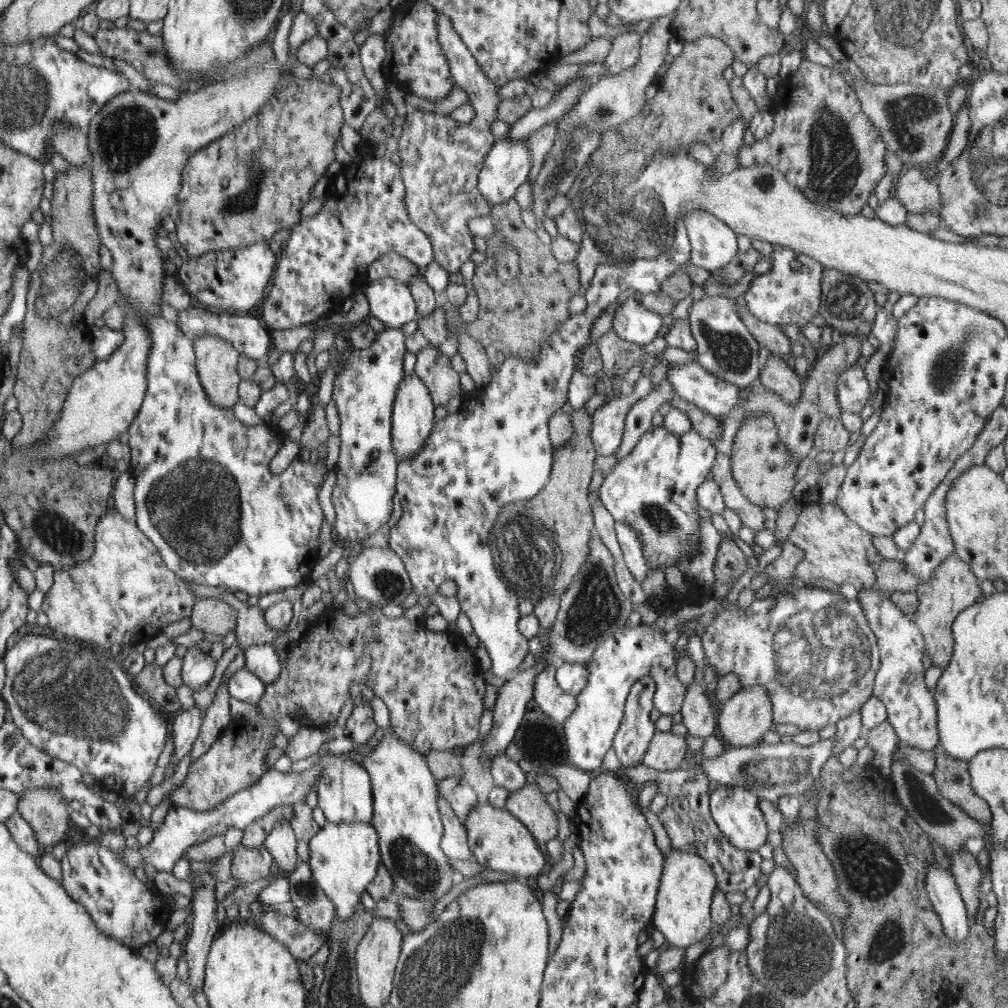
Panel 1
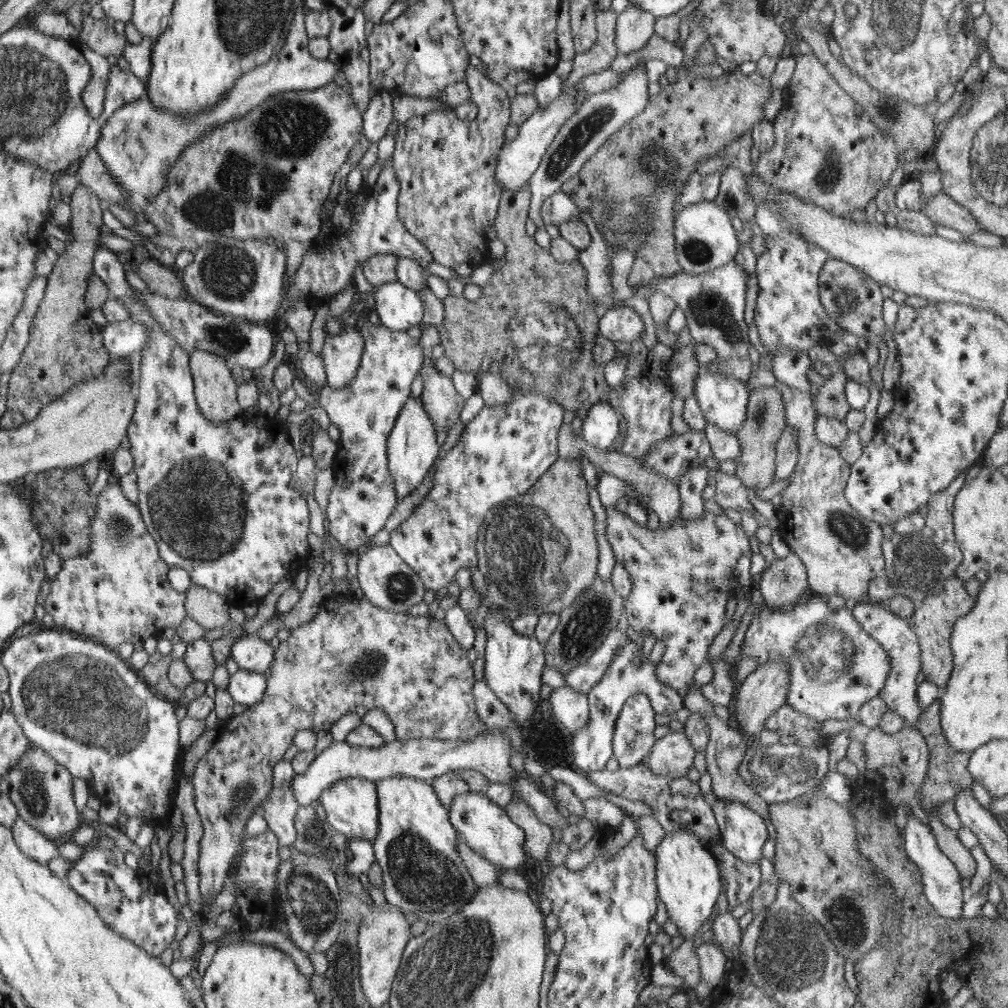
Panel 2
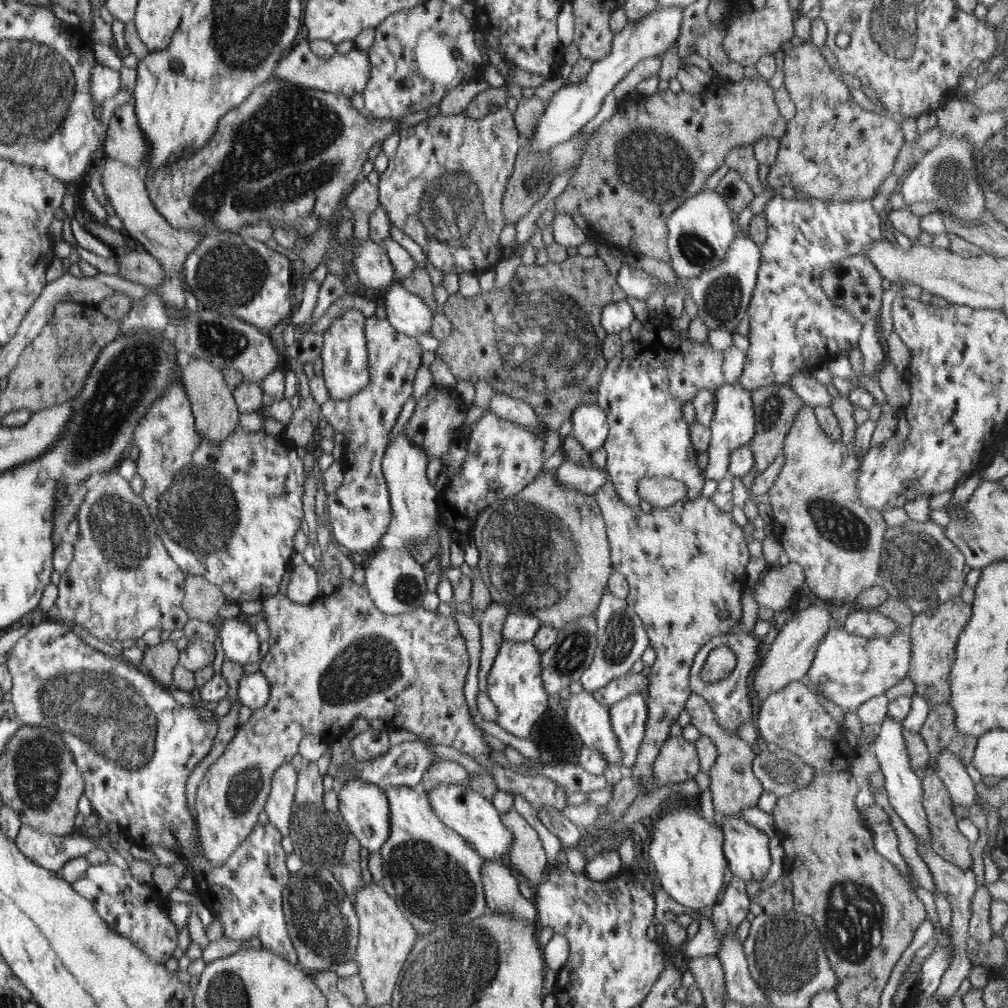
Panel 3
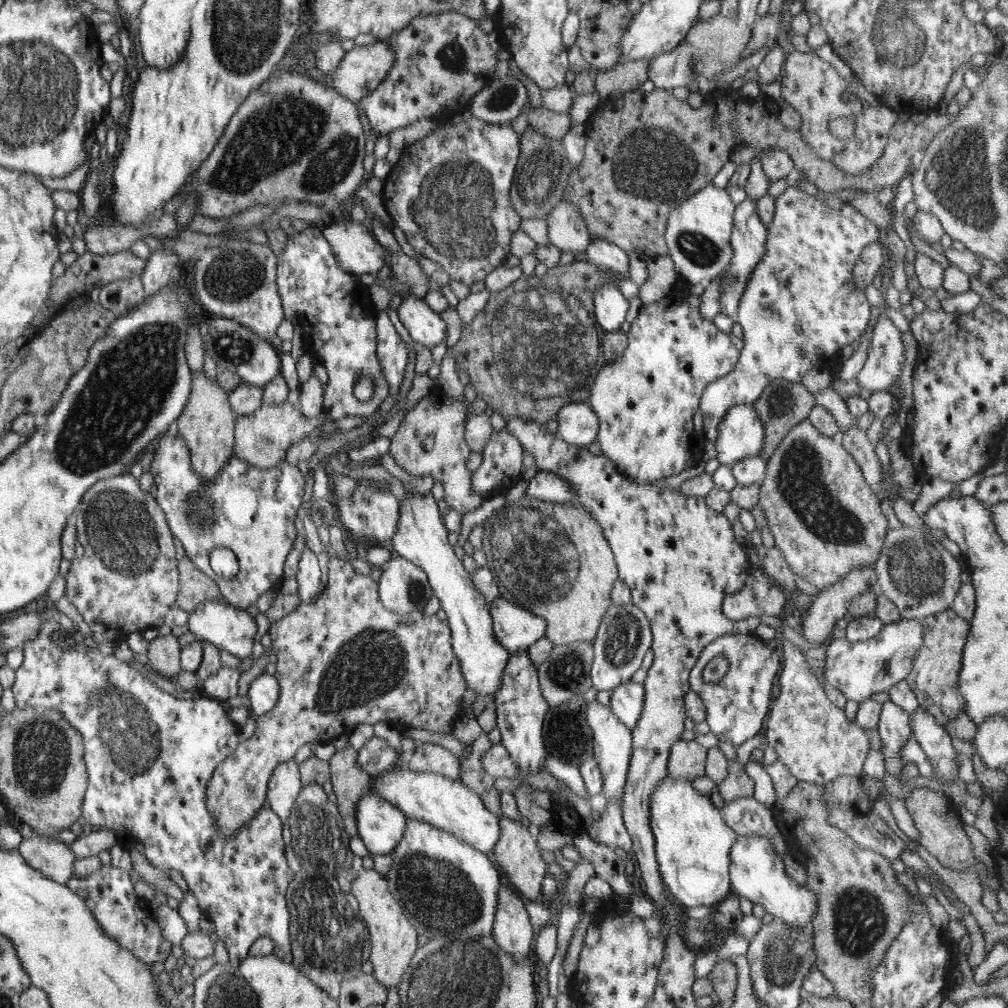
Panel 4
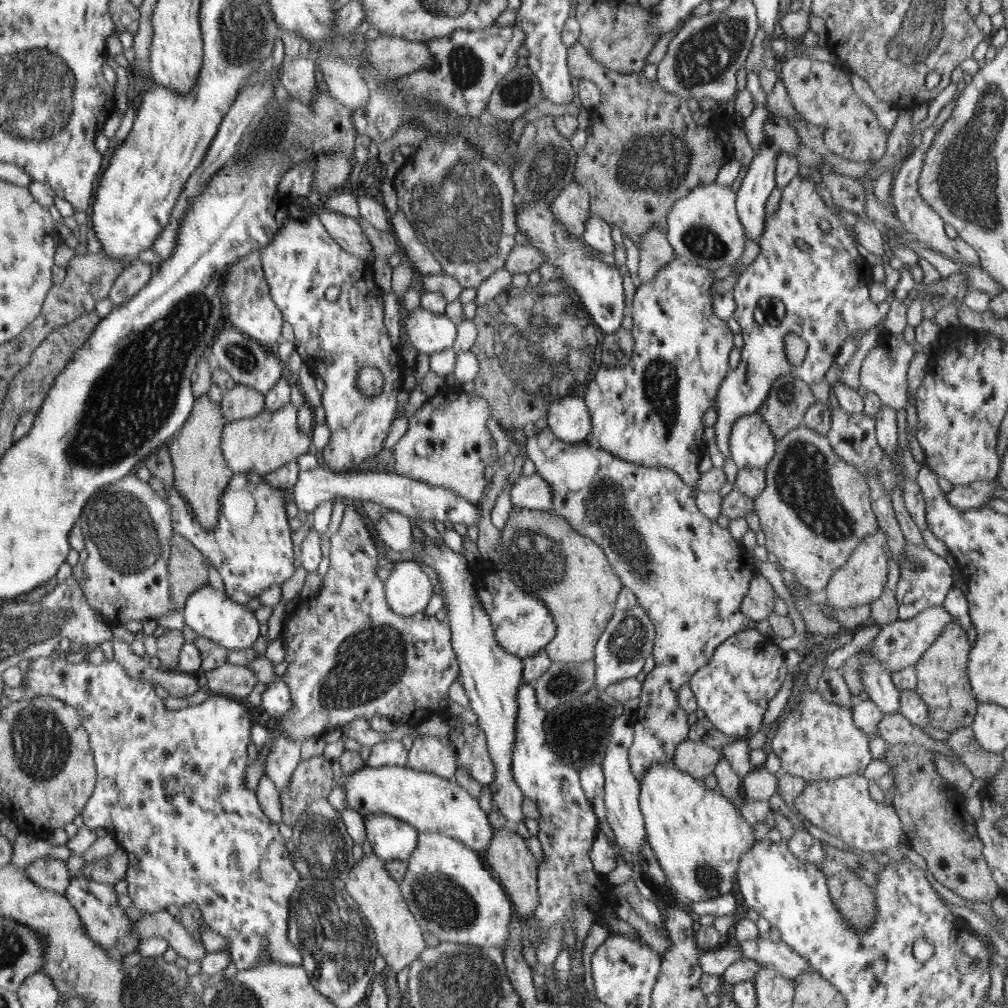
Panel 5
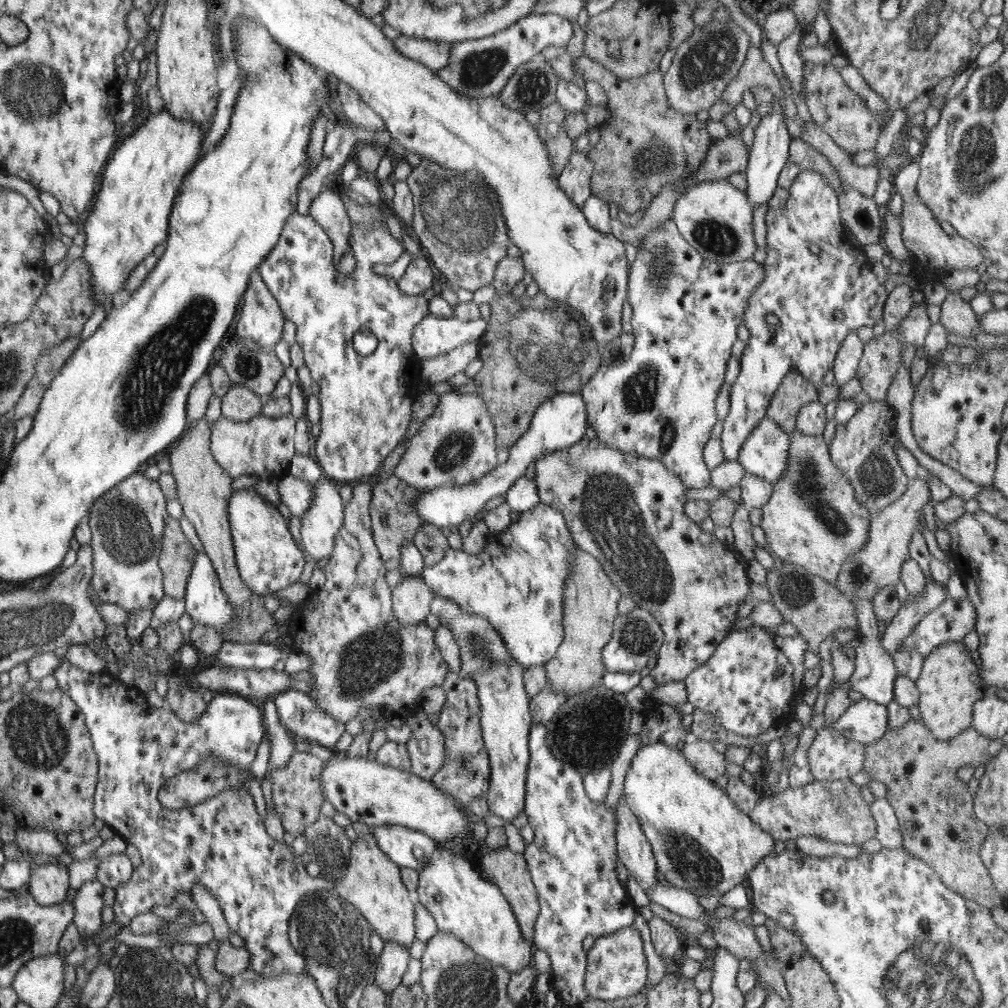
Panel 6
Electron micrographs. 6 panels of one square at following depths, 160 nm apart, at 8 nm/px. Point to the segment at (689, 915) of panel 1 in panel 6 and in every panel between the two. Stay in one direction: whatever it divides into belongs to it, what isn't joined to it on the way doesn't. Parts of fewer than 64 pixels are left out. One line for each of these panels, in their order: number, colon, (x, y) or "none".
2: (688, 880)
3: (687, 851)
4: (692, 847)
5: (698, 836)
6: (702, 842)

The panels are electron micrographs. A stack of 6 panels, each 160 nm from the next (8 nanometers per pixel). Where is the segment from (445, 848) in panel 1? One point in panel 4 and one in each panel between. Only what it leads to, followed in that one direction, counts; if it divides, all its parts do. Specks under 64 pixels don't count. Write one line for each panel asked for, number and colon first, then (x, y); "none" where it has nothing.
2: (483, 873)
3: (501, 891)
4: (512, 931)

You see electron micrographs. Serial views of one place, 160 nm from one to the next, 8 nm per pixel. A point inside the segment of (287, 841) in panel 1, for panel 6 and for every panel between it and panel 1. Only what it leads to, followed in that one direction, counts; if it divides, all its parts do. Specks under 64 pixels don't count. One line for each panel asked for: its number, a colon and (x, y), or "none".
2: (280, 809)
3: (280, 807)
4: (284, 787)
5: (286, 755)
6: (282, 743)

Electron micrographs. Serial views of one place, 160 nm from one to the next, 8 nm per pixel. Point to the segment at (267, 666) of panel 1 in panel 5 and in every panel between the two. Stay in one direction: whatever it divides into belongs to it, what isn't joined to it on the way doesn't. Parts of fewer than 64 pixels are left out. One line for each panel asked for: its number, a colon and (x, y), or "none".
2: (252, 654)
3: (239, 641)
4: (224, 625)
5: (213, 614)

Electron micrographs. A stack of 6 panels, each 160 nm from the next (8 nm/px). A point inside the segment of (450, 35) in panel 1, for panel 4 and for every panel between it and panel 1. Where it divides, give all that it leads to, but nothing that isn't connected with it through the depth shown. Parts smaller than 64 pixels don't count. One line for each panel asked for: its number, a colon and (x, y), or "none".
2: (446, 165)
3: (444, 187)
4: (449, 193)

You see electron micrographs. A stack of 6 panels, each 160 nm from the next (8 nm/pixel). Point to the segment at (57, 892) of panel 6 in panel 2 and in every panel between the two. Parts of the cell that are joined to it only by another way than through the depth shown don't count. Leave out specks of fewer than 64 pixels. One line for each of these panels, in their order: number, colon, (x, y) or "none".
2: (37, 845)
3: (46, 849)
4: (54, 859)
5: (49, 873)

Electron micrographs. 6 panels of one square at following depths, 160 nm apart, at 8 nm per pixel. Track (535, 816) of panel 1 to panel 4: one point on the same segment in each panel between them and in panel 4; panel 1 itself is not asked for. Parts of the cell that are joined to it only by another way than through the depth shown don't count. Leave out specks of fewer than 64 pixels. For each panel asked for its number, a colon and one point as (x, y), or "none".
2: (538, 836)
3: (527, 854)
4: (517, 854)

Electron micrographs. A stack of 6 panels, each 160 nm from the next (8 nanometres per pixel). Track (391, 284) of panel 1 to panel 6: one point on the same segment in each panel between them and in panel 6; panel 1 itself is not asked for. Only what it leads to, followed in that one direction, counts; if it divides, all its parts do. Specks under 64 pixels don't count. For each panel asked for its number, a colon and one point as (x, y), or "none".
2: (398, 307)
3: (406, 312)
4: (425, 327)
5: (429, 332)
6: (434, 336)

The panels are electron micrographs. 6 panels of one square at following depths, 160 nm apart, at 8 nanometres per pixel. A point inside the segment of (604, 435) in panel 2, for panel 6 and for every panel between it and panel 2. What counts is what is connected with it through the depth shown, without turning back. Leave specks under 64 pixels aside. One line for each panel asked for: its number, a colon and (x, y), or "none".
3: (590, 427)
4: (577, 424)
5: (569, 420)
6: (560, 422)

